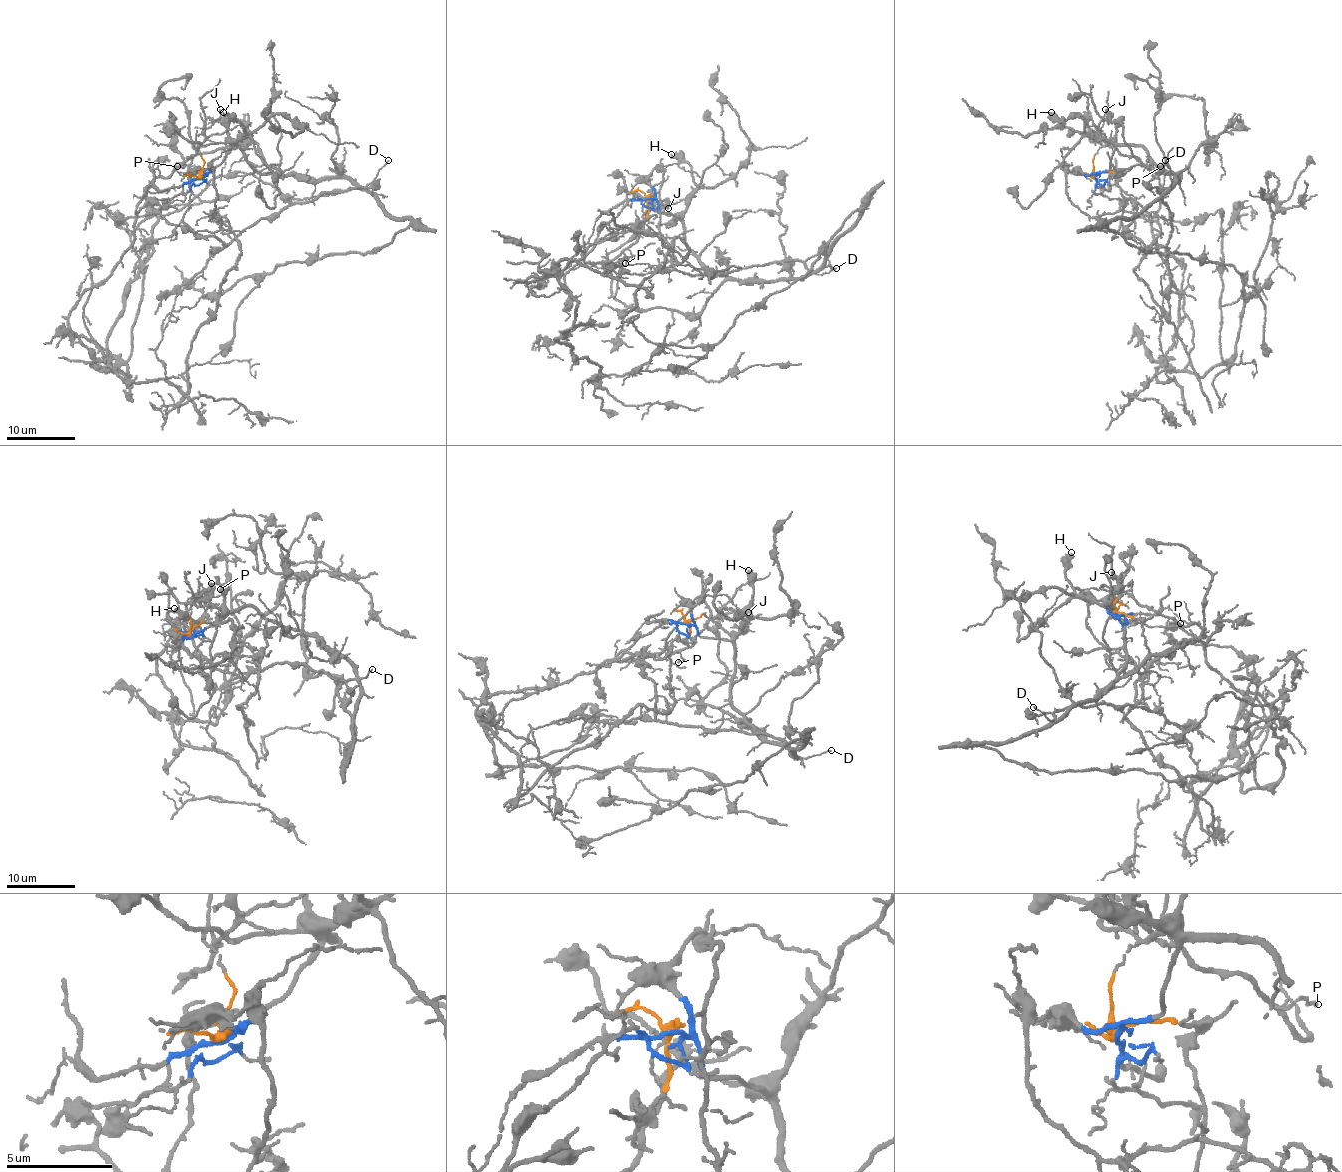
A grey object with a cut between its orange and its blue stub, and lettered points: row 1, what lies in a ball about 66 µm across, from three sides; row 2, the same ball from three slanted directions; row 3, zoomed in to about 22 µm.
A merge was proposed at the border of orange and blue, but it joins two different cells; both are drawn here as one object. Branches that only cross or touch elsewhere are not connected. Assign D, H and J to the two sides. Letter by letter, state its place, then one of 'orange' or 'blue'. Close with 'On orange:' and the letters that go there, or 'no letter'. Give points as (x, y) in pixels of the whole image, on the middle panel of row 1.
D: place (836, 268); blue
H: place (671, 154); blue
J: place (668, 208); blue
On orange: no letter

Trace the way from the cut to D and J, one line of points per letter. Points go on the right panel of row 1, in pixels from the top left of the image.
D: (1095, 177), (1109, 169), (1118, 146), (1140, 146), (1164, 172), (1176, 174), (1178, 179), (1171, 186), (1164, 160)
J: (1095, 177), (1099, 172), (1109, 169), (1116, 148), (1112, 143), (1105, 143), (1097, 129), (1105, 110)

